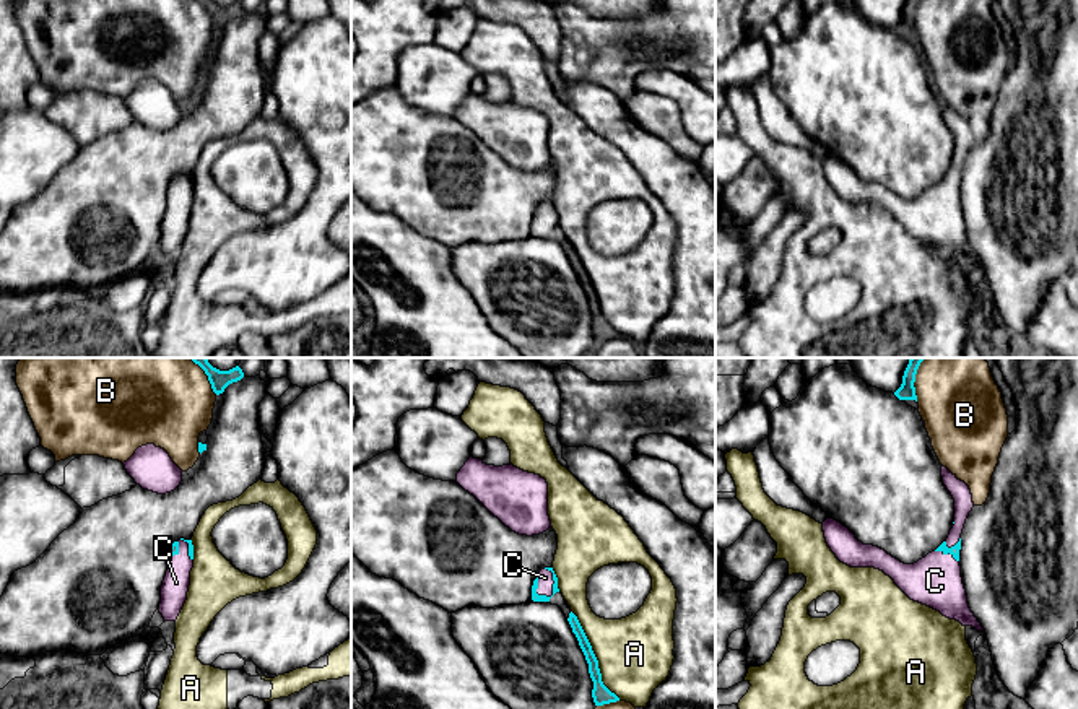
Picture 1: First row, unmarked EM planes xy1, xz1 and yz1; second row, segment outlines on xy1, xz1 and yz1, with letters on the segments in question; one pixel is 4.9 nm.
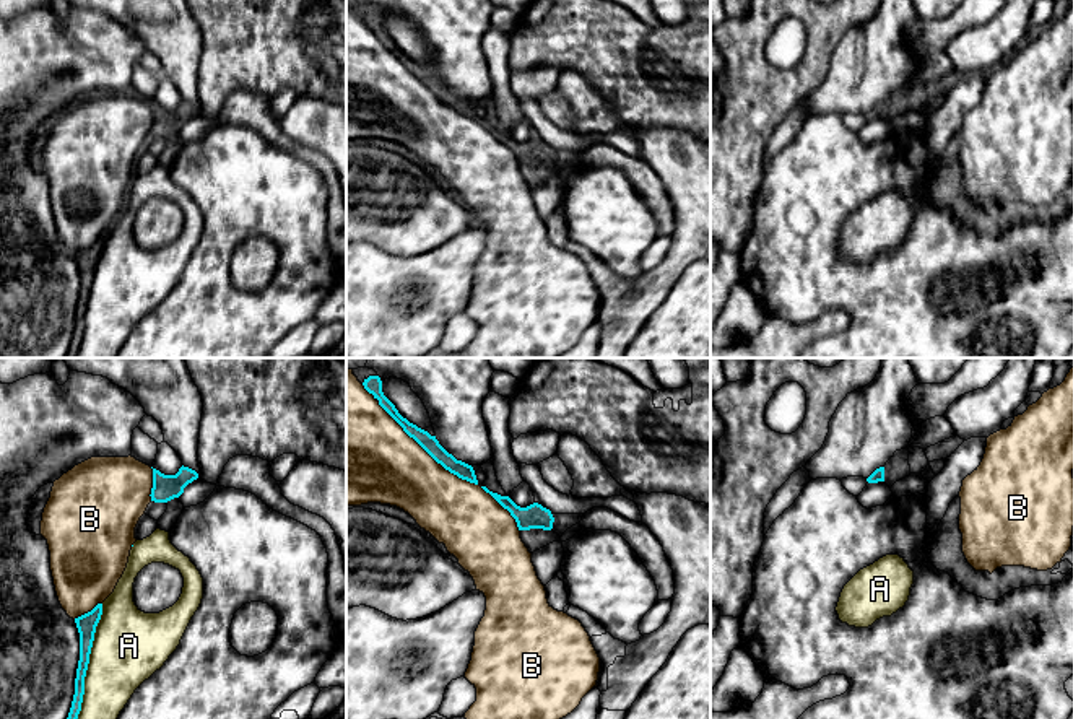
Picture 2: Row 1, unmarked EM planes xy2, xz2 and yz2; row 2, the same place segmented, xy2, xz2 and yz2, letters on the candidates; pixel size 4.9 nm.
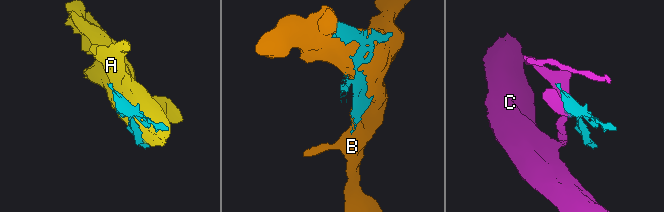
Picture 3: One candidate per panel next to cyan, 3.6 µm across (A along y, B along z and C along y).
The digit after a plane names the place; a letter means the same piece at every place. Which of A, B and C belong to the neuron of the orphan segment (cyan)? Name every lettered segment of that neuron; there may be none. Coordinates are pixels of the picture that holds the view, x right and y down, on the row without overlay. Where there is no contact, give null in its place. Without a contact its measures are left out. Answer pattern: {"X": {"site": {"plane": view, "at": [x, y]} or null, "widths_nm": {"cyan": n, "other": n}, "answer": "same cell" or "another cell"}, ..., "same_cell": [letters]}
{"A": {"site": {"plane": "xy2", "at": [88, 298]}, "widths_nm": {"cyan": 100, "other": 360}, "answer": "another cell"}, "B": {"site": {"plane": "xz2", "at": [426, 87]}, "widths_nm": {"cyan": 80, "other": 400}, "answer": "another cell"}, "C": {"site": {"plane": "xz1", "at": [555, 218]}, "widths_nm": {"cyan": 50, "other": 80}, "answer": "same cell"}, "same_cell": ["C"]}

